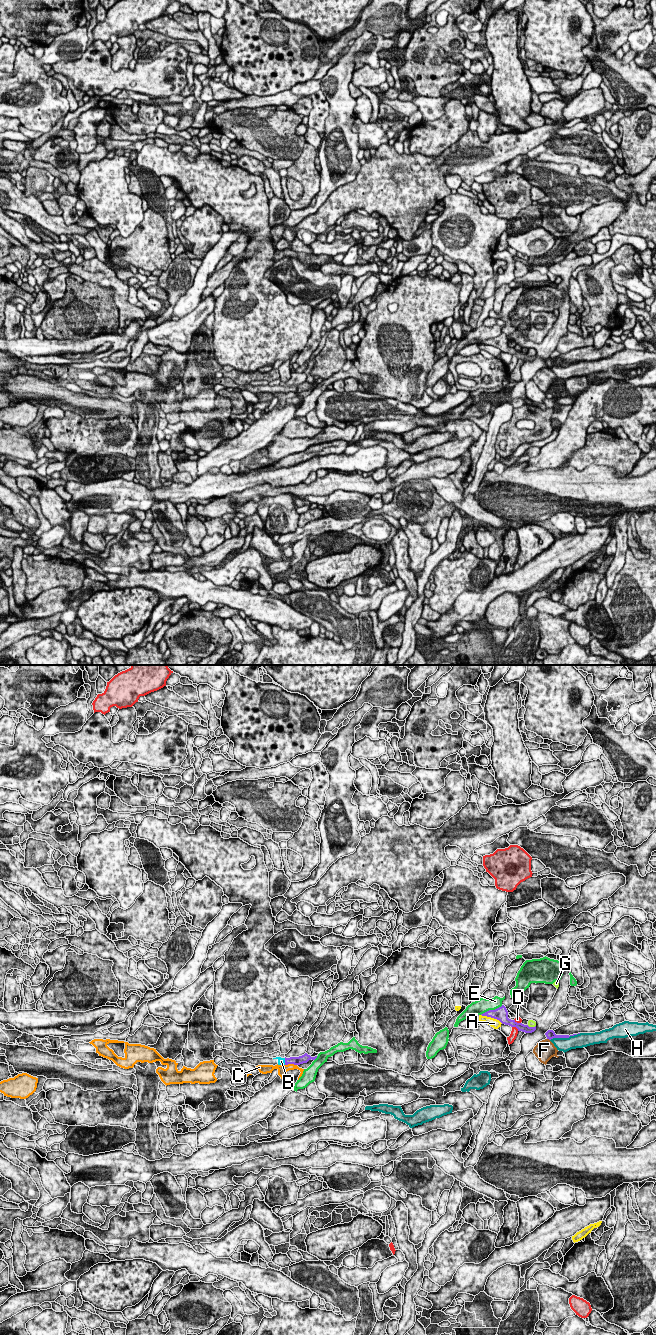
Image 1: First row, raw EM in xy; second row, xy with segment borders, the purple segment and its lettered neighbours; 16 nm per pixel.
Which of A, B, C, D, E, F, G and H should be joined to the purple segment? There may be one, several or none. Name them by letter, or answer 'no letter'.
B

